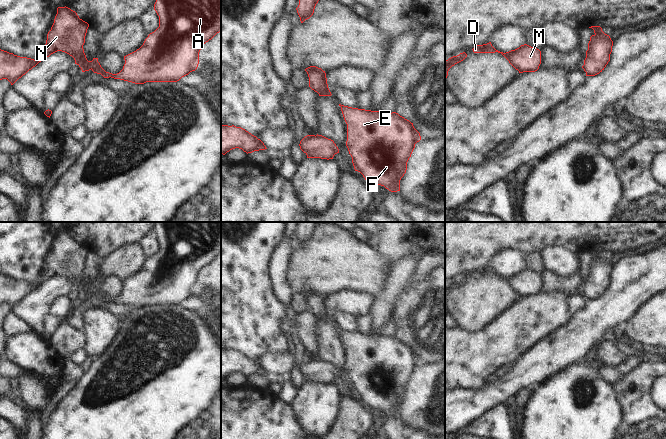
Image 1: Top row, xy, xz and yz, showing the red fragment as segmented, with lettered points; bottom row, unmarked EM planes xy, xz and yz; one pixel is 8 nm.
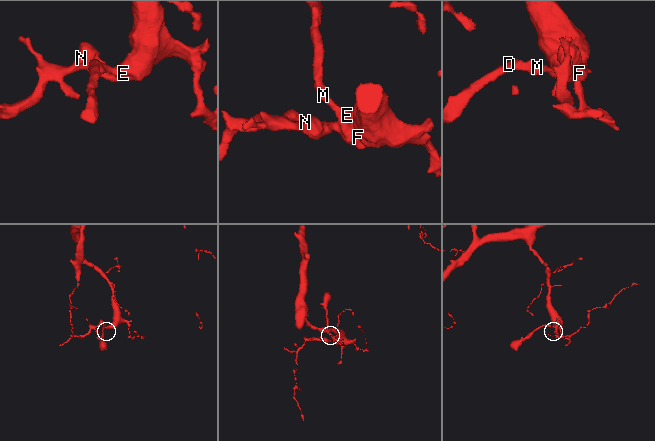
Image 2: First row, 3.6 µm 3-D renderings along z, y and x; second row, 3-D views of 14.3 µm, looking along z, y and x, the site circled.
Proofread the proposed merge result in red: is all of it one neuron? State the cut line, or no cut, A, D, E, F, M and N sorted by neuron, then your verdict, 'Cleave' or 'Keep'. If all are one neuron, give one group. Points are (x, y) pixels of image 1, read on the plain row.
No split. Groups: A D E F M N. Keep

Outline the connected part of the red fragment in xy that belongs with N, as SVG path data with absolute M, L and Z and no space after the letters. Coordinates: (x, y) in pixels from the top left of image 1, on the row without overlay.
M157 222L154 234L159 240L159 251L148 259L139 273L124 280L125 288L117 298L106 296L98 282L87 284L83 269L89 248L65 230L57 232L54 247L38 284L20 281L0 273L0 304L7 303L13 309L39 286L57 275L62 275L74 282L75 288L82 296L92 294L104 302L111 301L135 308L177 306L197 293L199 276L203 269L221 255L221 222Z

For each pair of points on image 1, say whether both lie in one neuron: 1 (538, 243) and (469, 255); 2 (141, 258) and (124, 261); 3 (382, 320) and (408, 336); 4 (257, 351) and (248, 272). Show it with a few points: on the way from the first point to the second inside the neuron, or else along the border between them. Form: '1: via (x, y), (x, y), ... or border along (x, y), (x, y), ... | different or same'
1: via (521, 238), (486, 238) | same
2: via (137, 258), (132, 258), (128, 261) | same
3: border along (401, 293), (392, 315) | different
4: via (256, 331), (248, 317), (248, 292) | same

